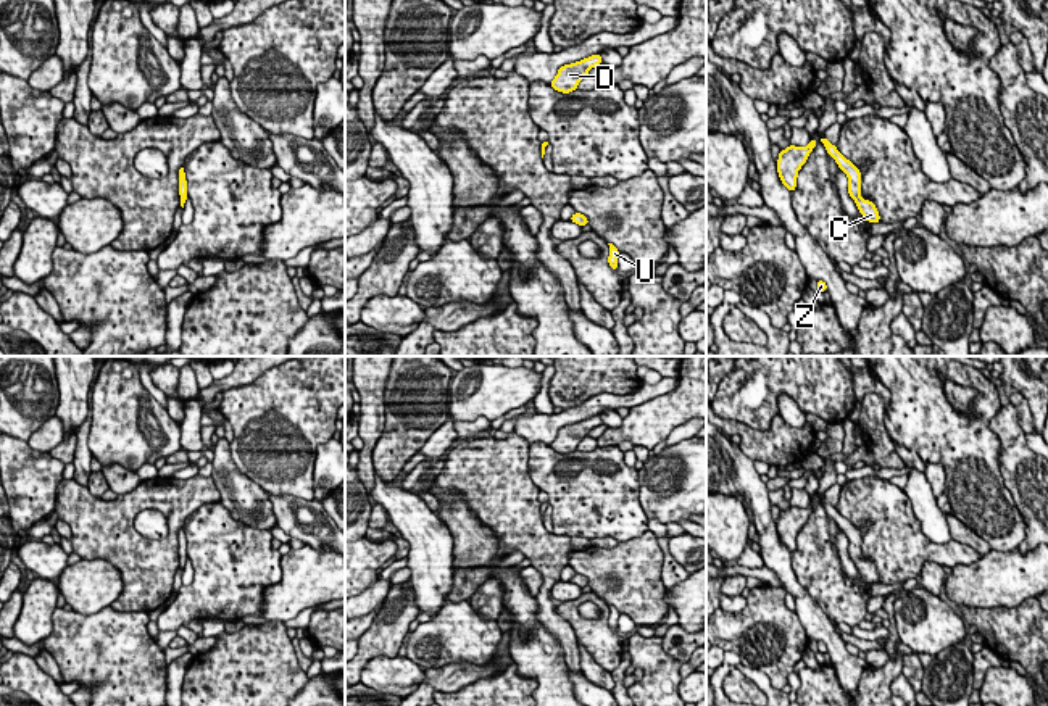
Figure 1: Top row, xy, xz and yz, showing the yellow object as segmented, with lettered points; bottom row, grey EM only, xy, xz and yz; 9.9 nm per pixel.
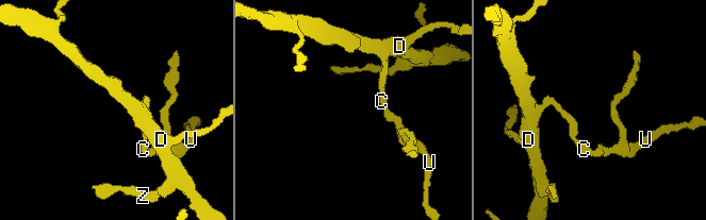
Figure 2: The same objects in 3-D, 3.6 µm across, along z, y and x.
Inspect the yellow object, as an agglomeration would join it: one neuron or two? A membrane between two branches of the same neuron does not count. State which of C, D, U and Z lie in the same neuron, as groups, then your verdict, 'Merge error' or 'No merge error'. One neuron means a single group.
Groups: C D U Z. No merge error

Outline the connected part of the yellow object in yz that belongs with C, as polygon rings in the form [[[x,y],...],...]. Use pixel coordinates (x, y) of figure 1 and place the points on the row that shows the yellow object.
[[[826,137],[819,139],[827,153],[837,161],[838,168],[848,176],[848,193],[856,201],[859,213],[867,222],[880,222],[879,211],[875,205],[869,200],[861,198],[861,172],[859,169],[838,153],[837,147],[832,145]]]

